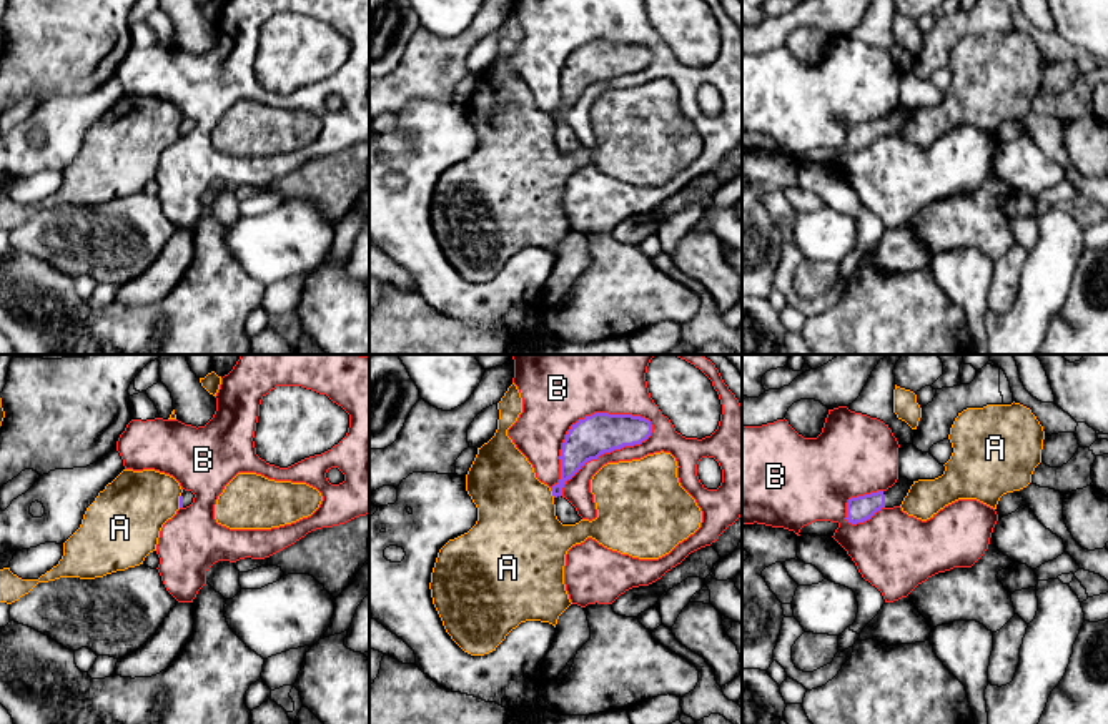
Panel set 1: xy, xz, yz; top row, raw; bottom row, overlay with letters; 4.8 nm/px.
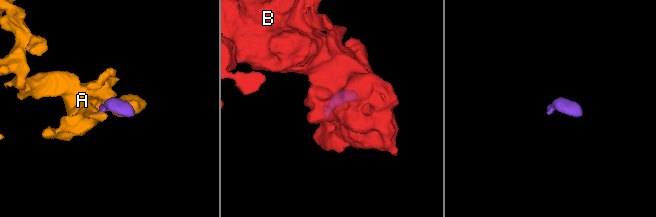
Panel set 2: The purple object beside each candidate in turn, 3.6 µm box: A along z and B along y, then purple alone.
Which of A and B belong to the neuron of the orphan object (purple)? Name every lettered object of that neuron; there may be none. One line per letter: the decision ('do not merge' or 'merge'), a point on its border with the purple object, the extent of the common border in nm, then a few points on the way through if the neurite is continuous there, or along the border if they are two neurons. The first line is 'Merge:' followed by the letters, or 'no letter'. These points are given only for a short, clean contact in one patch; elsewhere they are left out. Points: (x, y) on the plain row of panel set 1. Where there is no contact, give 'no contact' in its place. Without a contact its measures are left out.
Merge: no letter
A: do not merge | xz (553, 120) | 50 nm | along xz (549, 115), (554, 123)
B: do not merge | xz (579, 47) | 600 nm

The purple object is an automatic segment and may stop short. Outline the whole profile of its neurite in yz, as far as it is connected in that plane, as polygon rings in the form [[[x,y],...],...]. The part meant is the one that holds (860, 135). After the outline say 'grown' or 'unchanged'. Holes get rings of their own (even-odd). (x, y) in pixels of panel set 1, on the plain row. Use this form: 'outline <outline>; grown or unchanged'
outline [[[898,103],[897,110],[887,118],[850,125],[847,130],[845,146],[857,151],[870,146],[882,135],[900,133],[912,112],[913,108]]]; grown

